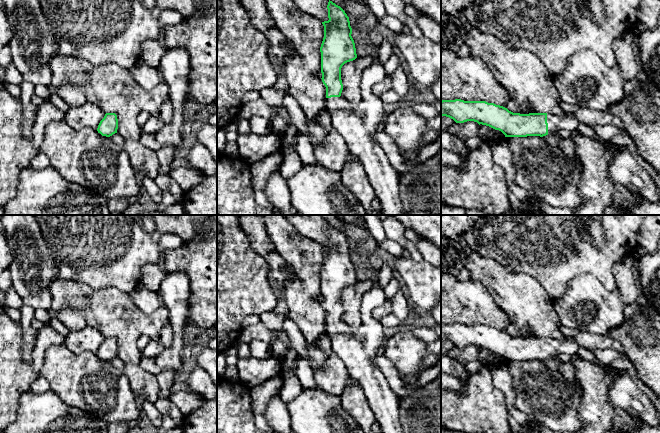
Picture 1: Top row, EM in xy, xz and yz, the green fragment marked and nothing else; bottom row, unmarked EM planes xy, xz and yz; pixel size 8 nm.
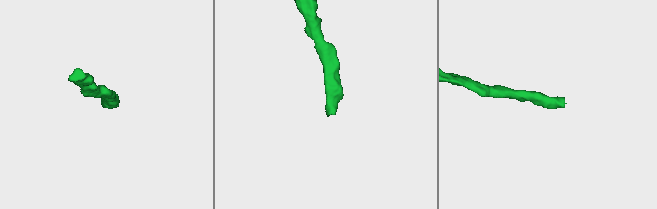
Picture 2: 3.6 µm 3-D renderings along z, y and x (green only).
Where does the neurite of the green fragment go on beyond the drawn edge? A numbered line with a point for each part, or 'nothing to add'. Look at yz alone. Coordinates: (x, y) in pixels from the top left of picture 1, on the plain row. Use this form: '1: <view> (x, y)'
1: yz (566, 345)

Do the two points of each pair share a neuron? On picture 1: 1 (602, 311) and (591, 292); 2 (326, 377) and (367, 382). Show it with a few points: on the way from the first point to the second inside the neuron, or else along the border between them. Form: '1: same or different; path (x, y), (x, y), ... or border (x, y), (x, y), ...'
1: same; path (600, 306), (592, 297)
2: different; border (337, 356), (344, 363), (349, 377)

